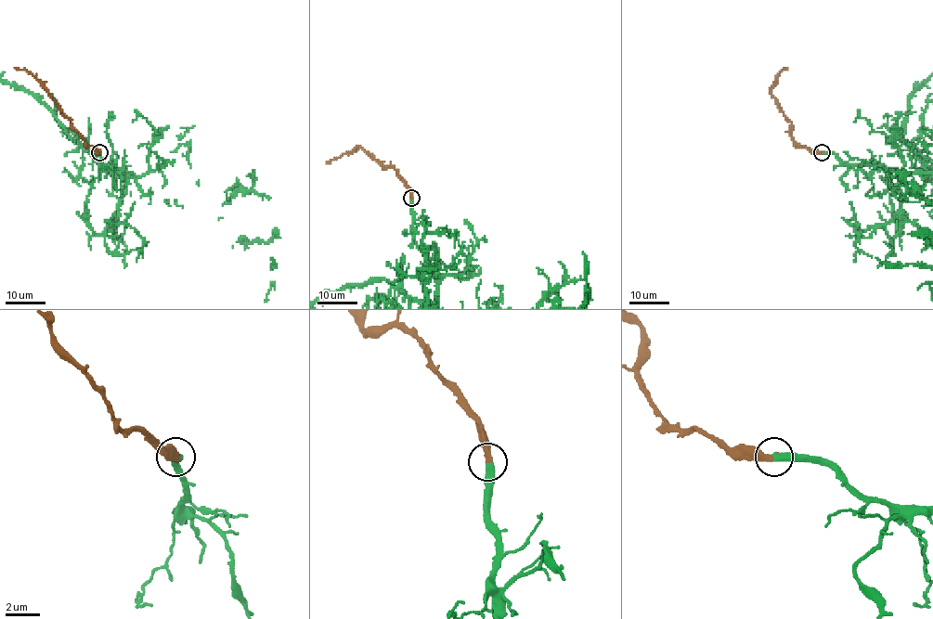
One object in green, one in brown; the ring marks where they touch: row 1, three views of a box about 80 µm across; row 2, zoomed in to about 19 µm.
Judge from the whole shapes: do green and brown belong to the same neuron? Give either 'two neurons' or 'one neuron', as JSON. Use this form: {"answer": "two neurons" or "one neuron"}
{"answer": "one neuron"}

